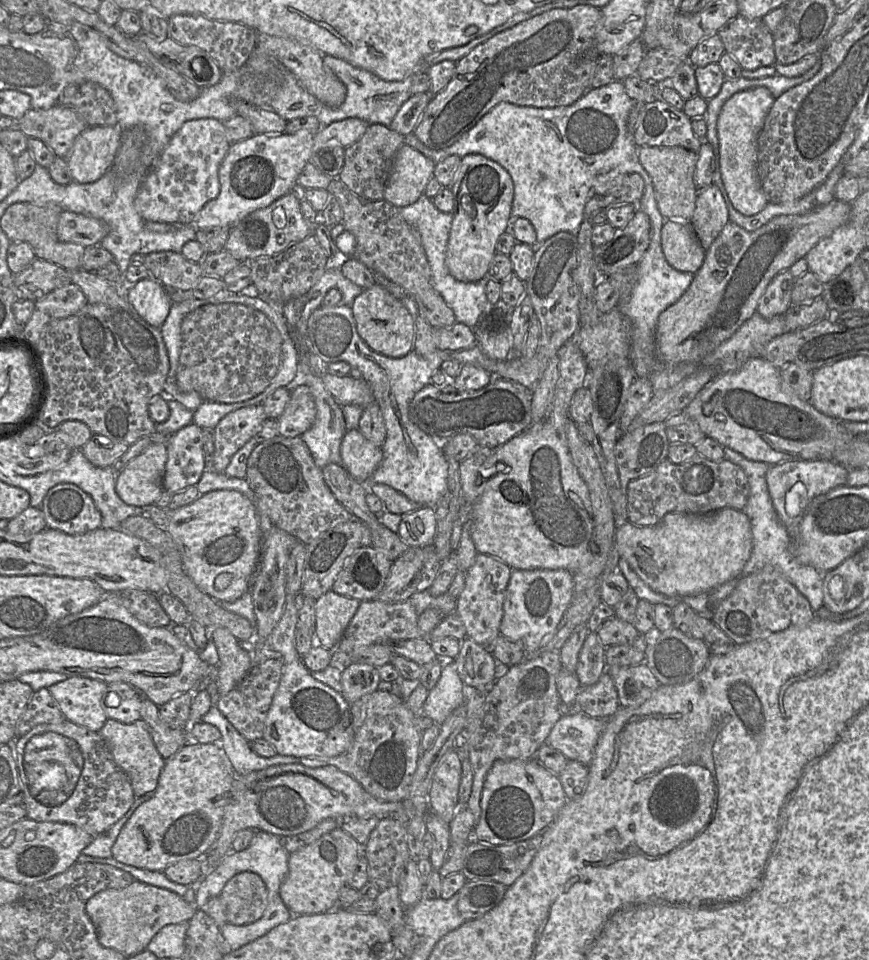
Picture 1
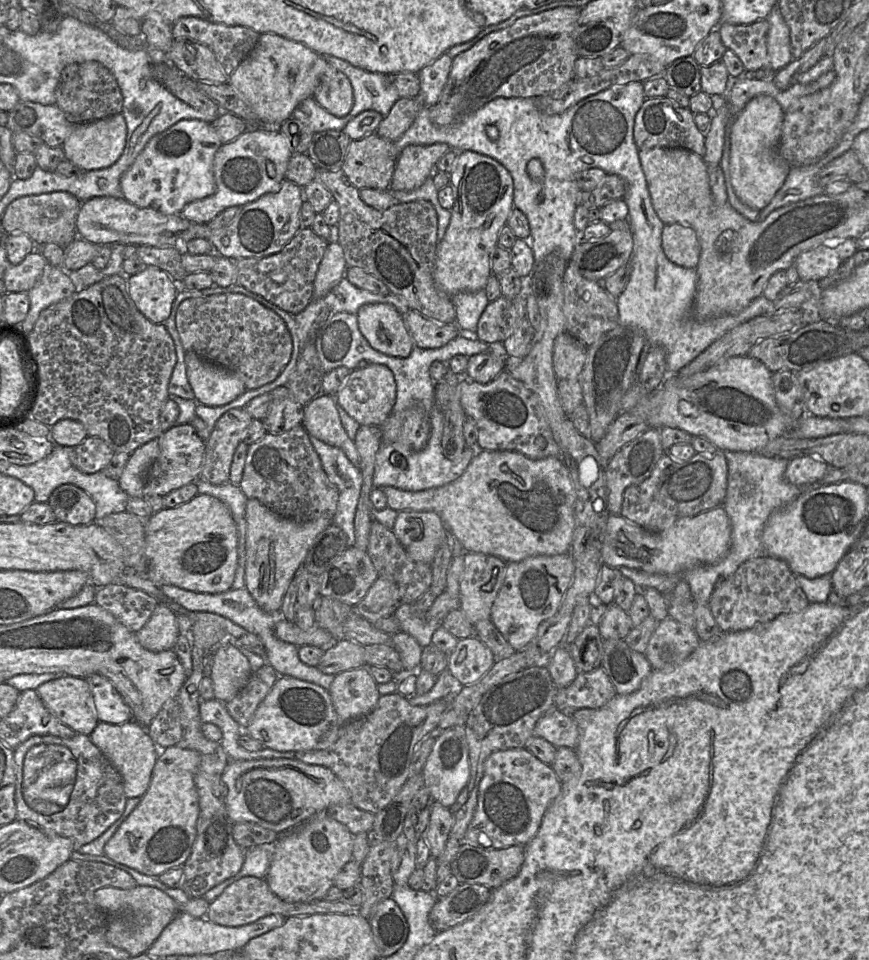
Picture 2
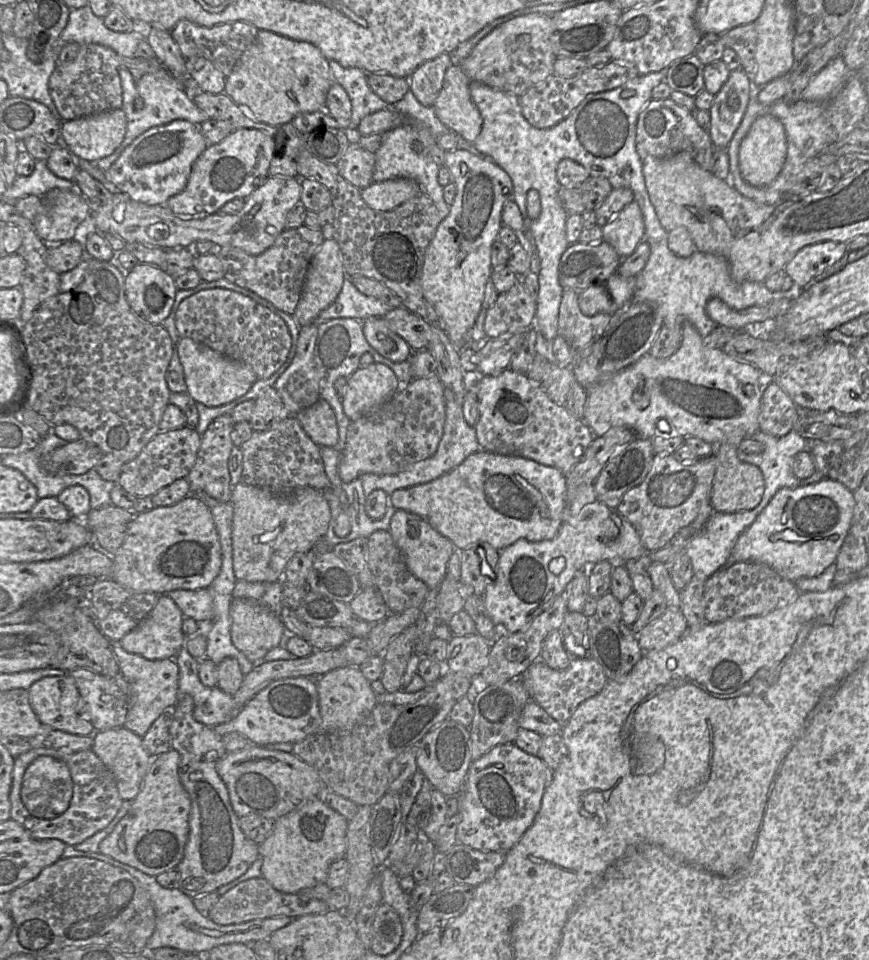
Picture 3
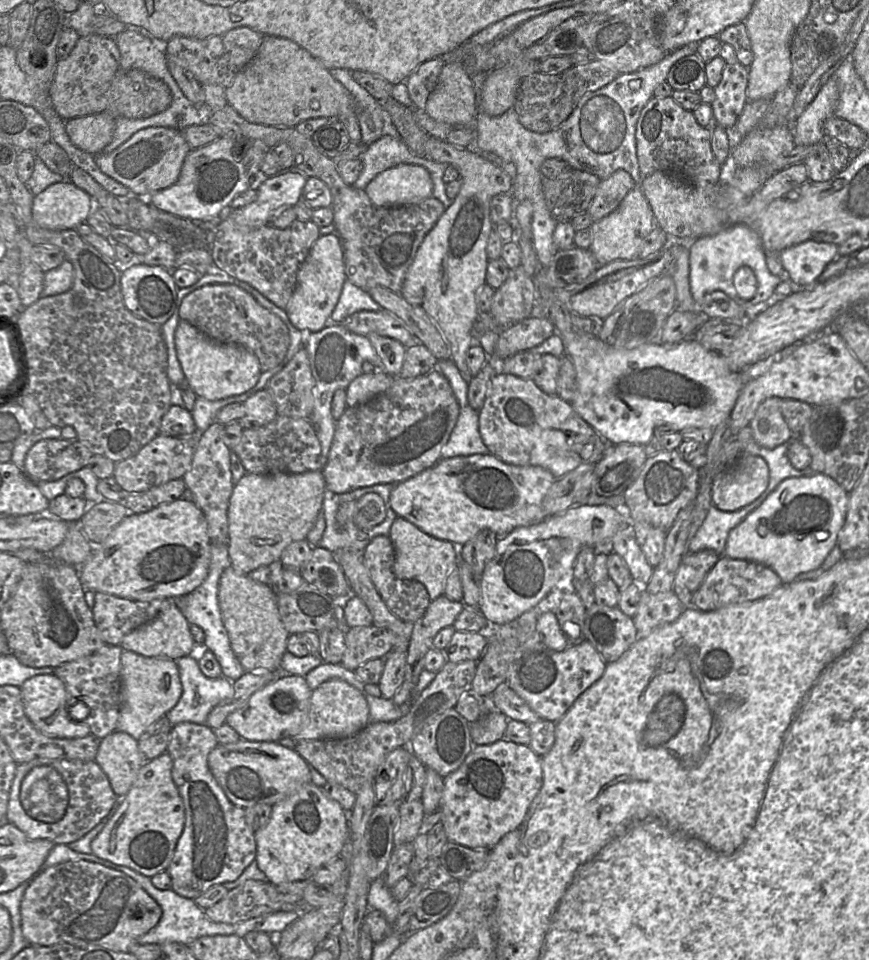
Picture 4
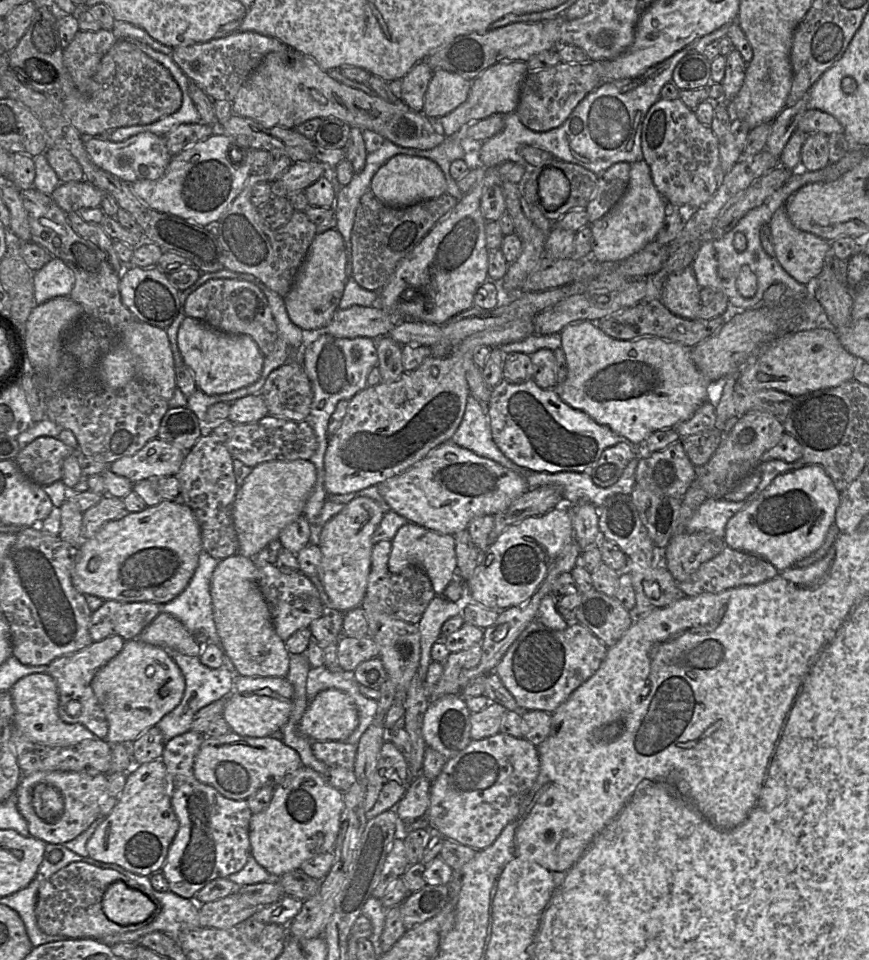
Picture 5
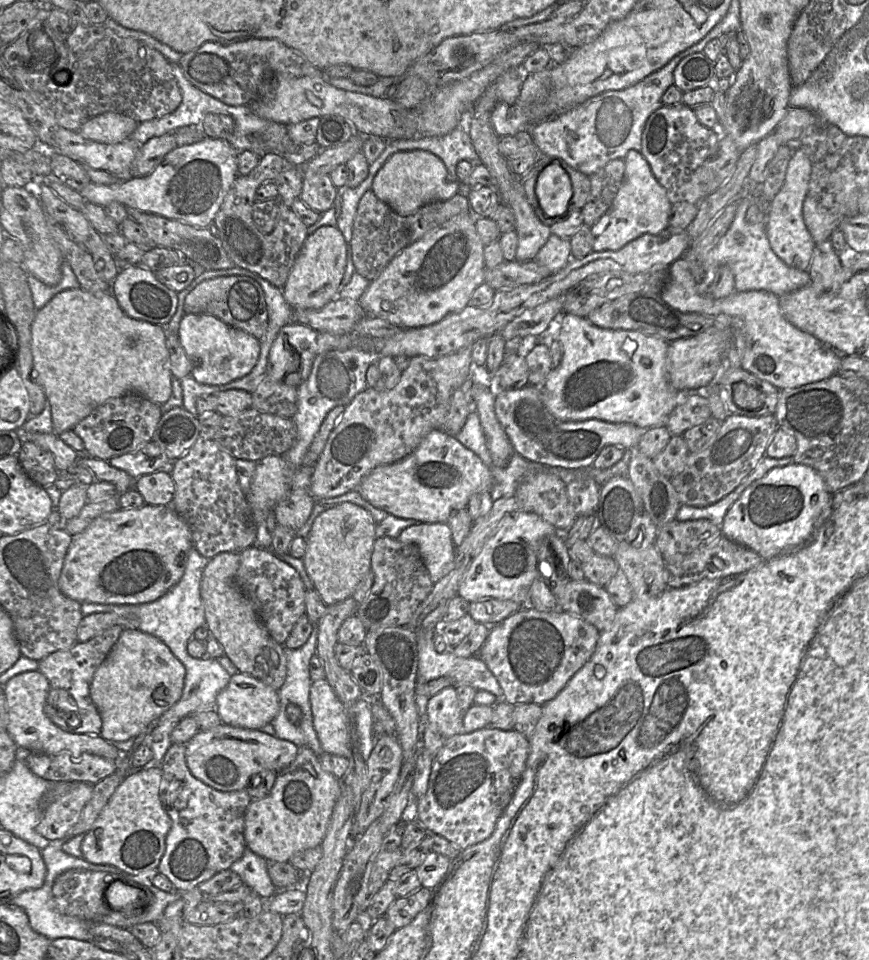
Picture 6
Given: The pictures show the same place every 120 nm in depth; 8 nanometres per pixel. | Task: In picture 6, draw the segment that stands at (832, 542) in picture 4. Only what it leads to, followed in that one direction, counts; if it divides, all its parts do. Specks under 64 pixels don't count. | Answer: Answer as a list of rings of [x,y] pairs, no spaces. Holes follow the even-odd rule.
[[[803,464],[775,467],[754,481],[727,511],[721,525],[722,535],[751,549],[763,559],[772,559],[809,539],[824,509],[832,508],[831,494],[818,472]]]

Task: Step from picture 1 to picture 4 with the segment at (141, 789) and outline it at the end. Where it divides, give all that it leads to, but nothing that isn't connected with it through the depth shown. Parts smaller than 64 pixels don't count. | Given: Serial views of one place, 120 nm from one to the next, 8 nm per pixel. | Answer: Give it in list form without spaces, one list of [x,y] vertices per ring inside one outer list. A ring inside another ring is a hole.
[[[121,731],[102,738],[95,761],[107,775],[114,793],[124,797],[133,786],[145,763],[138,740]]]

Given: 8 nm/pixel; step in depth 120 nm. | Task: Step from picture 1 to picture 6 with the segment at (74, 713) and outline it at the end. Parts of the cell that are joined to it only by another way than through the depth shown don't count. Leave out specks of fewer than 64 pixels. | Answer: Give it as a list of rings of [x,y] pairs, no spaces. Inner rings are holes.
[[[38,670],[17,674],[3,686],[8,713],[7,729],[19,750],[44,754],[69,753],[81,755],[88,753],[116,761],[117,768],[119,751],[112,743],[104,740],[100,735],[64,731],[46,716],[44,706],[49,691],[49,681]]]

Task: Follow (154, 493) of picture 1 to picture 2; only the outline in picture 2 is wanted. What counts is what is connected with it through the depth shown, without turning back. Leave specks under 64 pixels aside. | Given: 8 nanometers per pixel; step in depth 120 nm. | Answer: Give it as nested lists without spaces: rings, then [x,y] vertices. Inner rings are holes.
[[[153,439],[130,454],[121,476],[120,488],[129,497],[144,497],[143,489],[150,467],[159,454],[158,439]]]

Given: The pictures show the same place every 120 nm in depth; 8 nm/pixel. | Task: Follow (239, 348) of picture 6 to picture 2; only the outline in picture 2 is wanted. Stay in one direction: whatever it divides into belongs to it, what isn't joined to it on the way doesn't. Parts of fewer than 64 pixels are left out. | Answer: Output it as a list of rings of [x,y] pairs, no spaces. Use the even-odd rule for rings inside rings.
[[[185,351],[187,378],[195,399],[206,406],[225,405],[246,391],[240,377],[227,368]]]

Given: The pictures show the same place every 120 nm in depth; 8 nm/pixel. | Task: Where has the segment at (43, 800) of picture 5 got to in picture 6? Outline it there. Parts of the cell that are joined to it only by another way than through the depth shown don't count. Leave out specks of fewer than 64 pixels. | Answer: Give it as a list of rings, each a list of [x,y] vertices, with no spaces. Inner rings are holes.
[[[61,782],[54,787],[44,805],[37,832],[49,841],[64,839],[78,822],[93,789],[94,785],[87,782]]]

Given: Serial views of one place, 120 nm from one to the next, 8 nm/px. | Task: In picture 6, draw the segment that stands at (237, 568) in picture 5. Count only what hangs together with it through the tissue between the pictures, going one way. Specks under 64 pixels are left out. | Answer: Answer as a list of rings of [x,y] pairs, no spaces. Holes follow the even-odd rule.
[[[222,552],[209,559],[203,570],[200,595],[205,611],[205,625],[223,647],[238,672],[250,675],[279,691],[287,675],[284,645],[276,642],[265,628],[252,601],[239,589],[235,575],[240,553]]]

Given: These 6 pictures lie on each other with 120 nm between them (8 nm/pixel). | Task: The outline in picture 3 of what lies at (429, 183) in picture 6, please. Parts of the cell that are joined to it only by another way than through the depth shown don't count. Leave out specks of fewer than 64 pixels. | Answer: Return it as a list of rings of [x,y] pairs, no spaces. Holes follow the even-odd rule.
[[[408,178],[373,182],[361,189],[365,203],[376,211],[391,211],[407,200],[421,194],[417,183]]]

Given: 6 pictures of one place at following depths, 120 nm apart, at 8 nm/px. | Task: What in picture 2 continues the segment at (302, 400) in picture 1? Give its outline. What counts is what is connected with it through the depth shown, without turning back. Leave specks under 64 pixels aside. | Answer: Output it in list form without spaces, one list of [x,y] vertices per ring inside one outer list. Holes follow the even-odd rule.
[[[285,385],[276,387],[270,395],[269,411],[262,419],[268,433],[281,434],[302,424],[304,406],[294,399]]]

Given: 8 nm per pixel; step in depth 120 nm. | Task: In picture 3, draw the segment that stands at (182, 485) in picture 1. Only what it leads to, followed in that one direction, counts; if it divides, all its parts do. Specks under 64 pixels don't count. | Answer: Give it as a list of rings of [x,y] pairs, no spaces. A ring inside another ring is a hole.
[[[183,426],[178,429],[159,431],[133,460],[123,464],[117,484],[136,497],[152,497],[163,487],[177,479],[185,478],[195,464],[201,444],[201,434],[195,428]]]

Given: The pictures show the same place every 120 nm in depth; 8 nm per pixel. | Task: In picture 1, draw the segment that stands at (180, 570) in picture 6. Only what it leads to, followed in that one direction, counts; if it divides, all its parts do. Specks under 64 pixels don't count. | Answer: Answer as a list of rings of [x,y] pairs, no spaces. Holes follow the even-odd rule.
[[[220,489],[201,494],[192,503],[169,511],[166,531],[178,548],[186,574],[208,596],[219,603],[233,602],[249,590],[249,577],[258,566],[263,535],[256,506],[241,492]],[[221,573],[230,575],[230,583],[224,589],[216,589],[214,581]]]

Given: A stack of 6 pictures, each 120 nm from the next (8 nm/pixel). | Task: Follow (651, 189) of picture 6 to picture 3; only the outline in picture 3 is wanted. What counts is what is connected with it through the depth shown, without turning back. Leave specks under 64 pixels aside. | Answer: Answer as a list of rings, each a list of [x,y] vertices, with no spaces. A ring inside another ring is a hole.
[[[634,200],[602,227],[602,240],[608,242],[622,259],[635,251],[644,234],[643,215]]]

